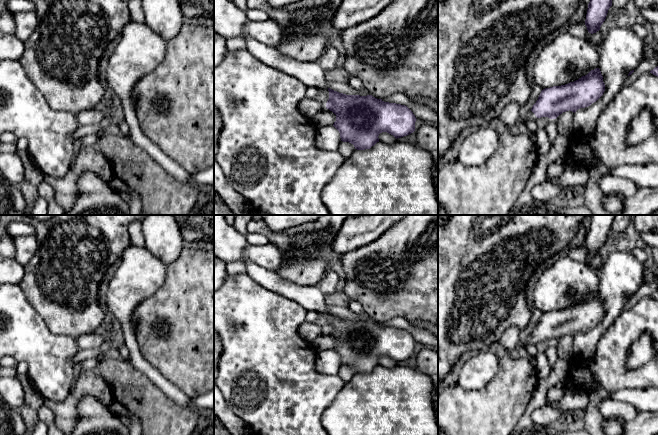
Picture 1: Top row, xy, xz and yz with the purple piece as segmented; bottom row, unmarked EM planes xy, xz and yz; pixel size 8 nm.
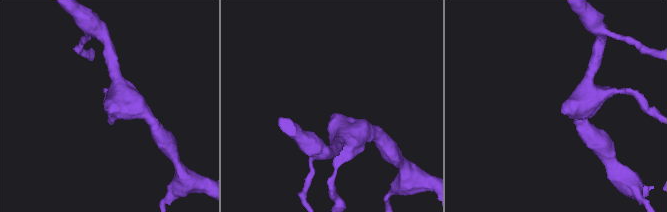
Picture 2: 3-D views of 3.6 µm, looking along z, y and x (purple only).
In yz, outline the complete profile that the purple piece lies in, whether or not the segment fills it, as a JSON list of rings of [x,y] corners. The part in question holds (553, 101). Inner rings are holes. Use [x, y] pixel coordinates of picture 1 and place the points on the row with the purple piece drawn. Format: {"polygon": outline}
{"polygon": [[[599,68],[591,70],[574,82],[545,88],[527,113],[524,125],[541,117],[556,119],[569,110],[575,113],[578,109],[596,102],[604,91],[605,84]]]}

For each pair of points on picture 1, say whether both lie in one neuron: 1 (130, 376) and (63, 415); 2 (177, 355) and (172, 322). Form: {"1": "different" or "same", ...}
{"1": "same", "2": "same"}

